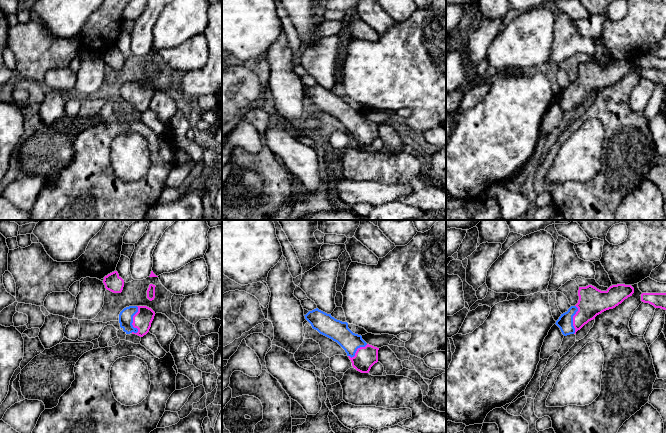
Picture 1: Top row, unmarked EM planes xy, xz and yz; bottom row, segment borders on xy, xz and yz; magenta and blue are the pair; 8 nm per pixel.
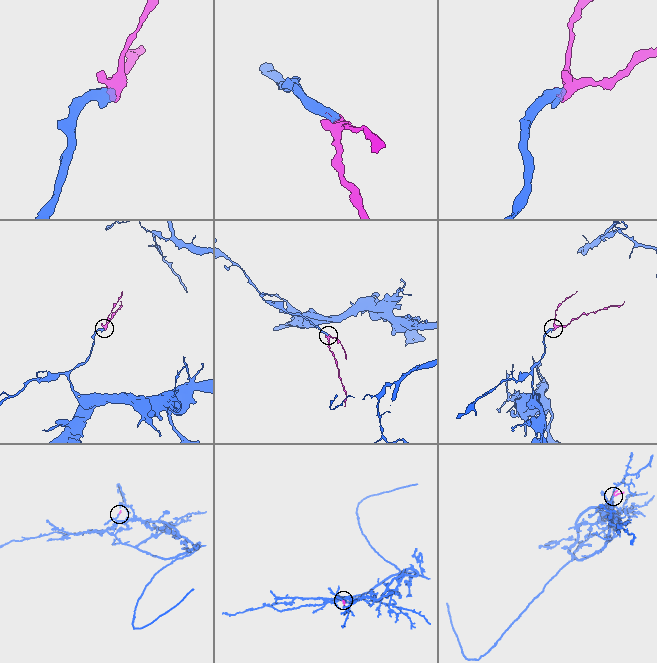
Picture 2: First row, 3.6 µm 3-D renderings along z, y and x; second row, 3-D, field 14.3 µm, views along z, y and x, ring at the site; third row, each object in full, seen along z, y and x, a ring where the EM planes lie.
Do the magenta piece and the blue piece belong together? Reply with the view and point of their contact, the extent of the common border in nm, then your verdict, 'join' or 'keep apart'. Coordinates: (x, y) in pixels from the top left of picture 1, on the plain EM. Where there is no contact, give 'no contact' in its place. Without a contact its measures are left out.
meets magenta in xy at (133, 97); contact 220 nm long; join

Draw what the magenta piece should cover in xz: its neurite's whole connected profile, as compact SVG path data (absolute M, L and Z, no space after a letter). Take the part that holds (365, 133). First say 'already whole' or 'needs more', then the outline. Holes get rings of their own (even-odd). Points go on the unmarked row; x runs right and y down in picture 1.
needs more; M318 84L304 92L313 105L337 118L345 126L357 147L369 149L371 143L378 138L379 124L367 120L361 111L353 109L347 98L337 96Z

